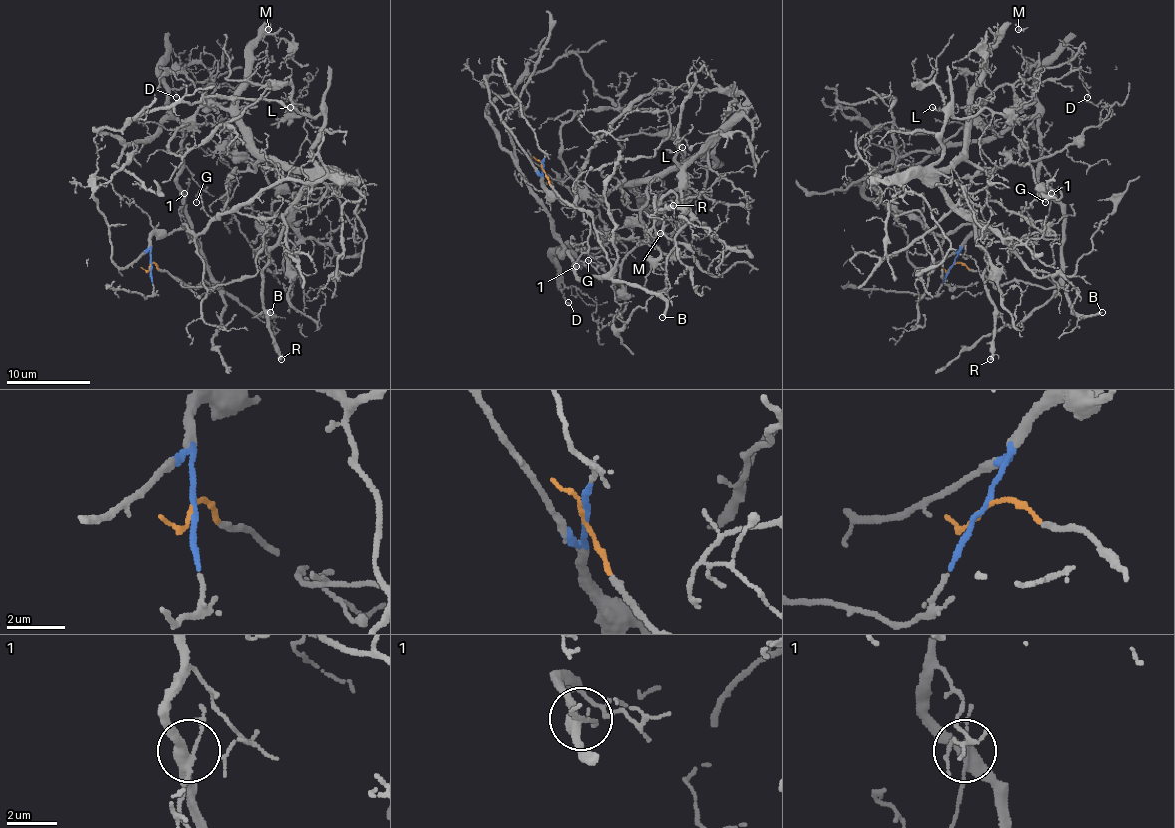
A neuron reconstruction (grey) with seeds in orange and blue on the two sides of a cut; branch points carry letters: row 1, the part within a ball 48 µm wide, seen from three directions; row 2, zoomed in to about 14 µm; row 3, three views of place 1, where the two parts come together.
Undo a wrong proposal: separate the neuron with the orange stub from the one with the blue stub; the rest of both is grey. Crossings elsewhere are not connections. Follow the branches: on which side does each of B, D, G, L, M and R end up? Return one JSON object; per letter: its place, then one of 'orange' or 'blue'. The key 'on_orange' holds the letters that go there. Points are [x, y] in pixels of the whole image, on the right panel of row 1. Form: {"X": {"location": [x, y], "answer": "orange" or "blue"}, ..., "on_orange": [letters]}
{"B": {"location": [1102, 312], "answer": "orange"}, "D": {"location": [1087, 97], "answer": "orange"}, "G": {"location": [1045, 202], "answer": "orange"}, "L": {"location": [932, 107], "answer": "blue"}, "M": {"location": [1018, 29], "answer": "blue"}, "R": {"location": [990, 359], "answer": "blue"}, "on_orange": ["B", "D", "G"]}

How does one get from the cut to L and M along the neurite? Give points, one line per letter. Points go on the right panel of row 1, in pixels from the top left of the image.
L: (951, 265), (989, 230), (931, 234), (870, 180), (905, 180), (941, 156), (947, 117), (933, 106)
M: (951, 265), (989, 230), (931, 234), (870, 180), (937, 175), (956, 159), (987, 50), (1019, 29)

